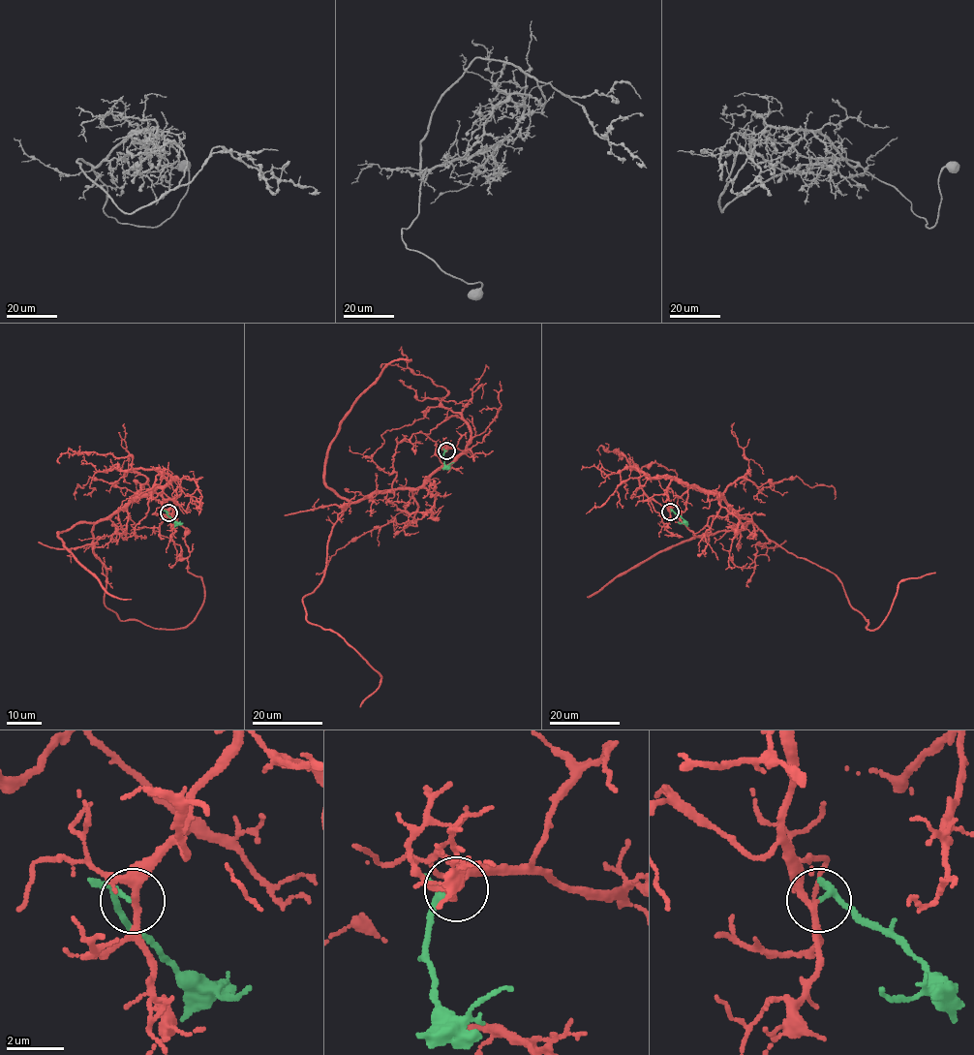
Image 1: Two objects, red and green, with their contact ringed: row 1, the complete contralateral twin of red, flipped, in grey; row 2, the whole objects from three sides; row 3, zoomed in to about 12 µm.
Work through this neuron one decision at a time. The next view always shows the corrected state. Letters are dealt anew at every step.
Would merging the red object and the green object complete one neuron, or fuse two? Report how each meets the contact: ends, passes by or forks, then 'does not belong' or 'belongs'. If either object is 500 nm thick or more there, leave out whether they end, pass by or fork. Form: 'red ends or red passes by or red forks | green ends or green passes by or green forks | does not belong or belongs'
red passes by | green passes by | does not belong

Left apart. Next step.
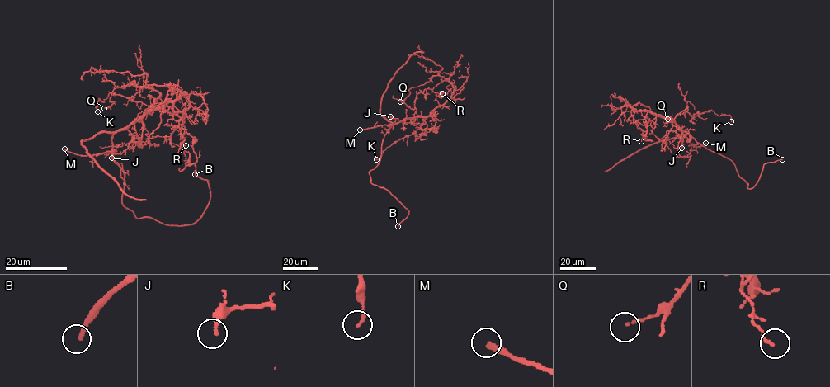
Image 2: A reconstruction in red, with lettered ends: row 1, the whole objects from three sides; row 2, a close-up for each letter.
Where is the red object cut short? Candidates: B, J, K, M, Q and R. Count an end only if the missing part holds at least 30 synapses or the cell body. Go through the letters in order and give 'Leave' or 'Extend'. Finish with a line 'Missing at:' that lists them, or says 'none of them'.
B: Extend
J: Leave
K: Leave
M: Extend
Q: Leave
R: Leave
Missing at: B, M

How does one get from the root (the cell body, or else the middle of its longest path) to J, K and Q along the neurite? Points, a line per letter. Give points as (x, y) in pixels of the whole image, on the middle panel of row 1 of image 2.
J: (390, 127), (404, 122), (390, 116)
K: (390, 127), (406, 119), (424, 118), (426, 126), (424, 133), (413, 133), (394, 141), (376, 159)
Q: (390, 127), (427, 116), (453, 87), (432, 75), (400, 101)

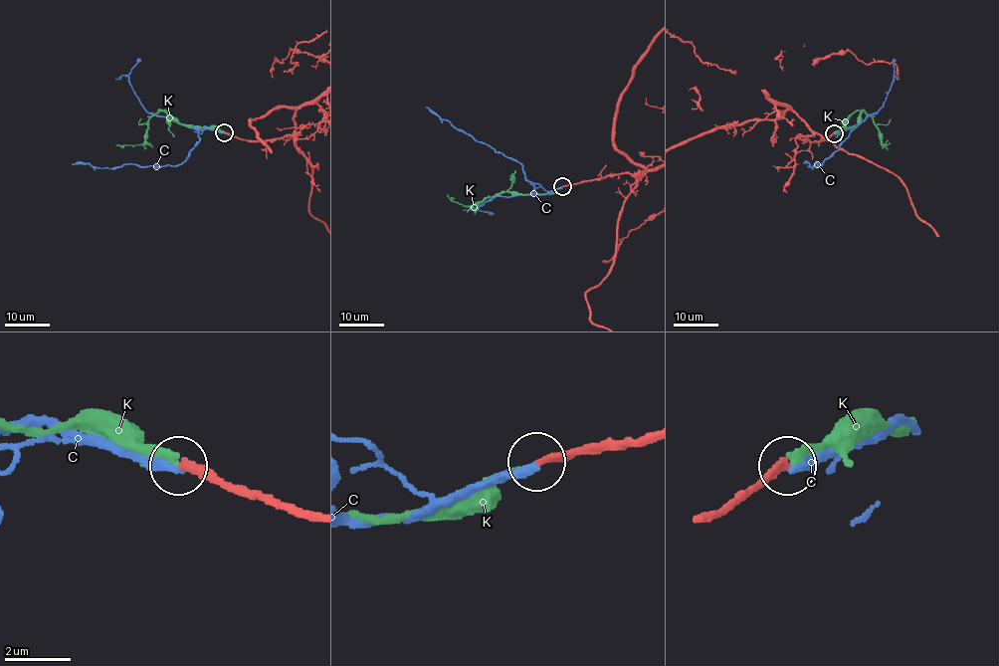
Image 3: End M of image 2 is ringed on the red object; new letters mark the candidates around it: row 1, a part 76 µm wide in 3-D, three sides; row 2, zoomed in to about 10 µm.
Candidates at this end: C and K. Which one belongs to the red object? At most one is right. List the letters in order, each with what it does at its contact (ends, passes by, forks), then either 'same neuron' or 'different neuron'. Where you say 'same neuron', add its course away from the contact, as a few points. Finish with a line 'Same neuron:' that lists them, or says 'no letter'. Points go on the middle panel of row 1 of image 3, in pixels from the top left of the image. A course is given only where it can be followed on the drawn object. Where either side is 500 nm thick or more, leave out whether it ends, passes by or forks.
C: it ends | different neuron
K: it ends | same neuron
Same neuron: K

